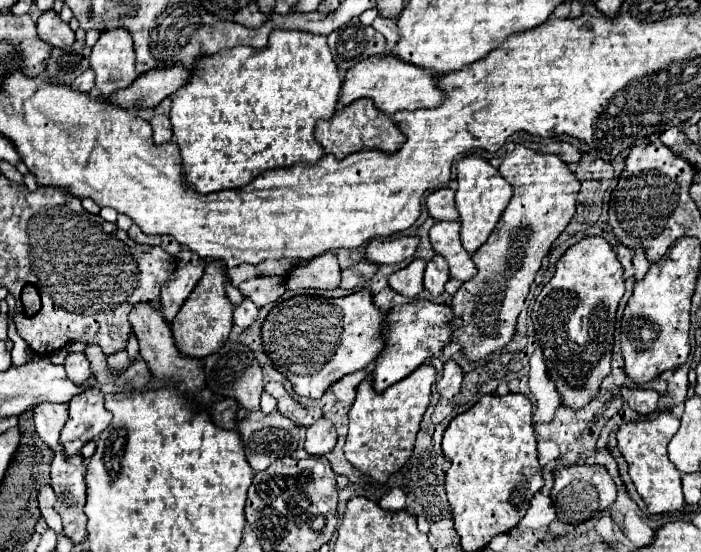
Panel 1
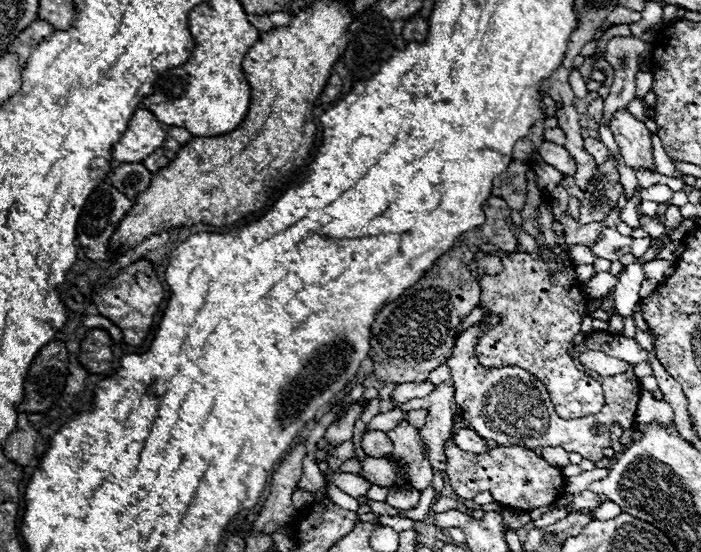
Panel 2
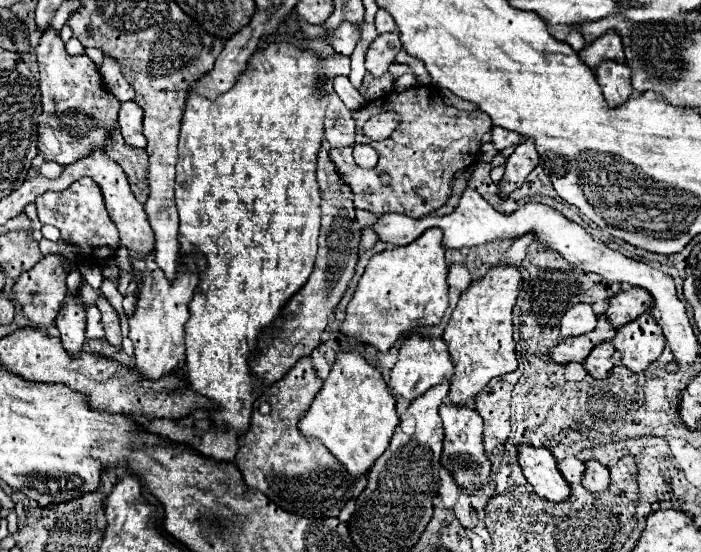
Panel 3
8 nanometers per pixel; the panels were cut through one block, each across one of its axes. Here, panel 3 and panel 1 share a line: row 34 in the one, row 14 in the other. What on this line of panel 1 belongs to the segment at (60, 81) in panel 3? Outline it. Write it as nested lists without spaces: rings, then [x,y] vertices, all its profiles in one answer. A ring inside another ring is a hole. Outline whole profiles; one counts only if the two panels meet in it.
[[[54,10],[40,14],[38,34],[50,46],[70,46],[70,44],[74,44],[74,30]]]

